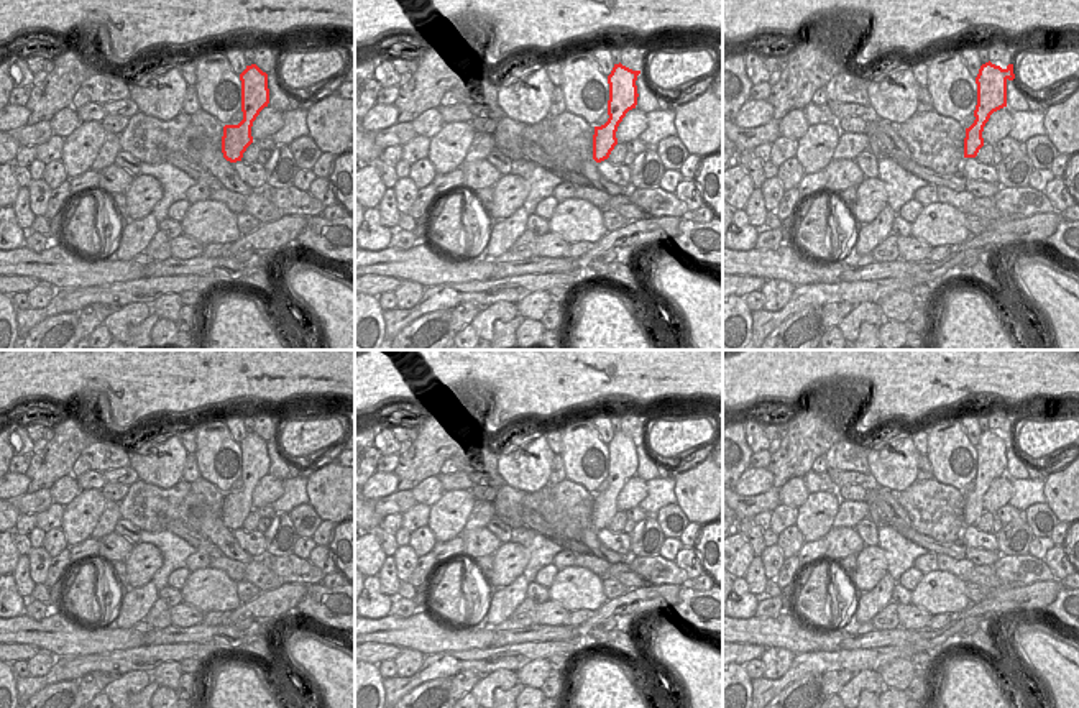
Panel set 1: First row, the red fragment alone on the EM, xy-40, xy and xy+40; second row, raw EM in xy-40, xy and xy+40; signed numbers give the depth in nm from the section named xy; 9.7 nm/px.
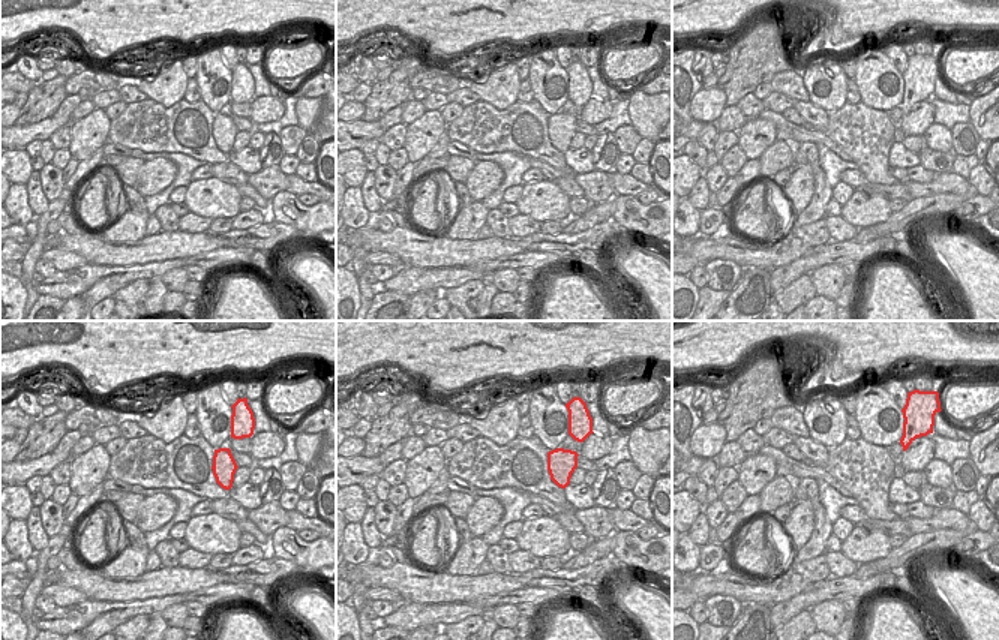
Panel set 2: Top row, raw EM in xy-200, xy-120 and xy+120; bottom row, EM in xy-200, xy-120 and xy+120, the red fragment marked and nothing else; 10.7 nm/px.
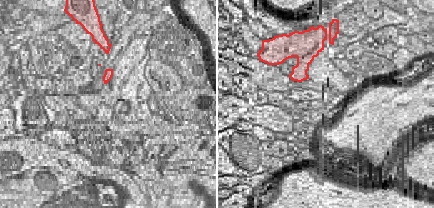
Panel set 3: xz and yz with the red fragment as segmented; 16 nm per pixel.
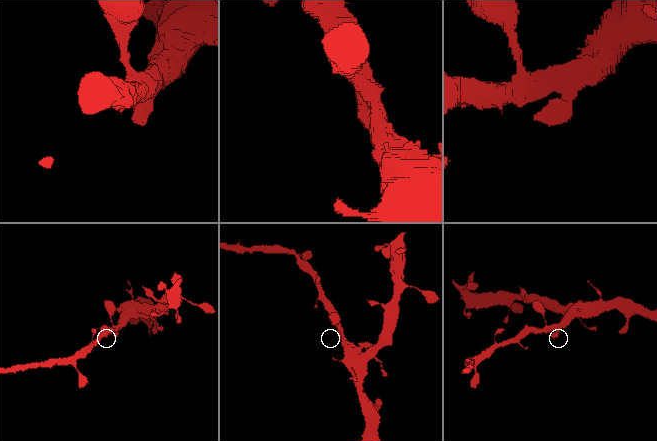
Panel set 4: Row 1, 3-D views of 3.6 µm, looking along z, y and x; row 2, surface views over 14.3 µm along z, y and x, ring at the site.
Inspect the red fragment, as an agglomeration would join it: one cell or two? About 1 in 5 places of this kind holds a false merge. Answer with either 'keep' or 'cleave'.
keep

